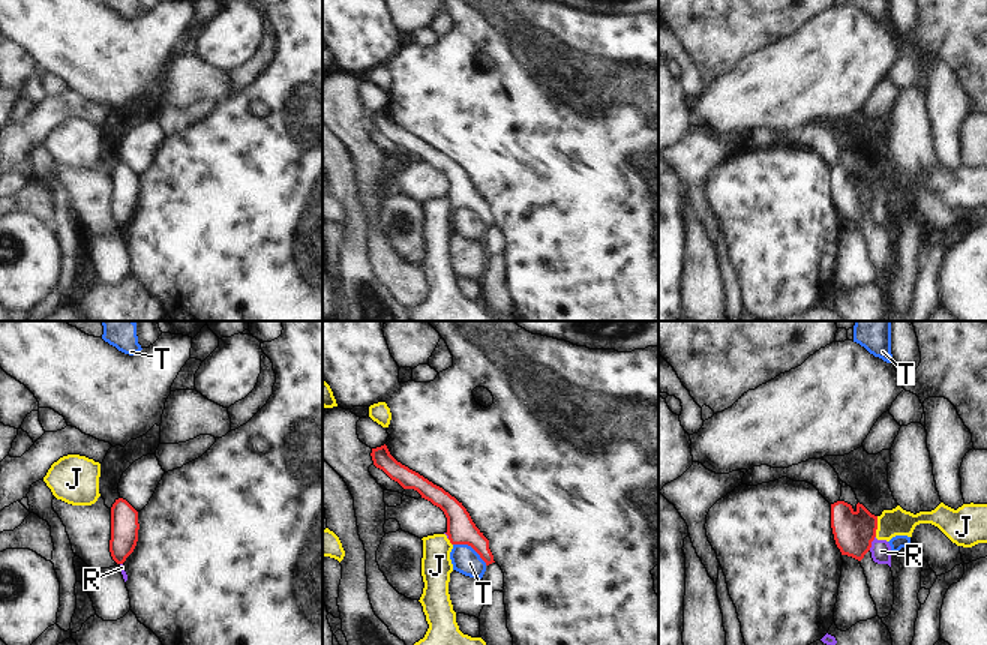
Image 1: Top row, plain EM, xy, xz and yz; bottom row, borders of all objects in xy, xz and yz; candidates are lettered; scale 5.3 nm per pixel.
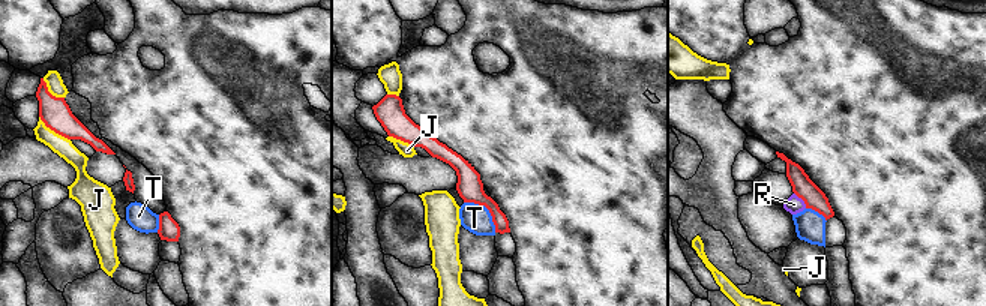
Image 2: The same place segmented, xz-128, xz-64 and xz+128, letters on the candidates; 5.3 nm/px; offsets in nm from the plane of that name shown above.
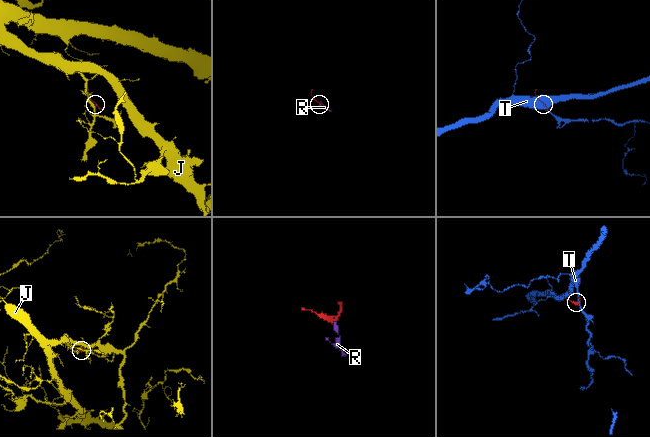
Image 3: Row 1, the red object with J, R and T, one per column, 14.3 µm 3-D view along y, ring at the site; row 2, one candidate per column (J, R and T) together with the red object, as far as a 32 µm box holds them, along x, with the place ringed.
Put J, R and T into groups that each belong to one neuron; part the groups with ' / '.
J R / T

